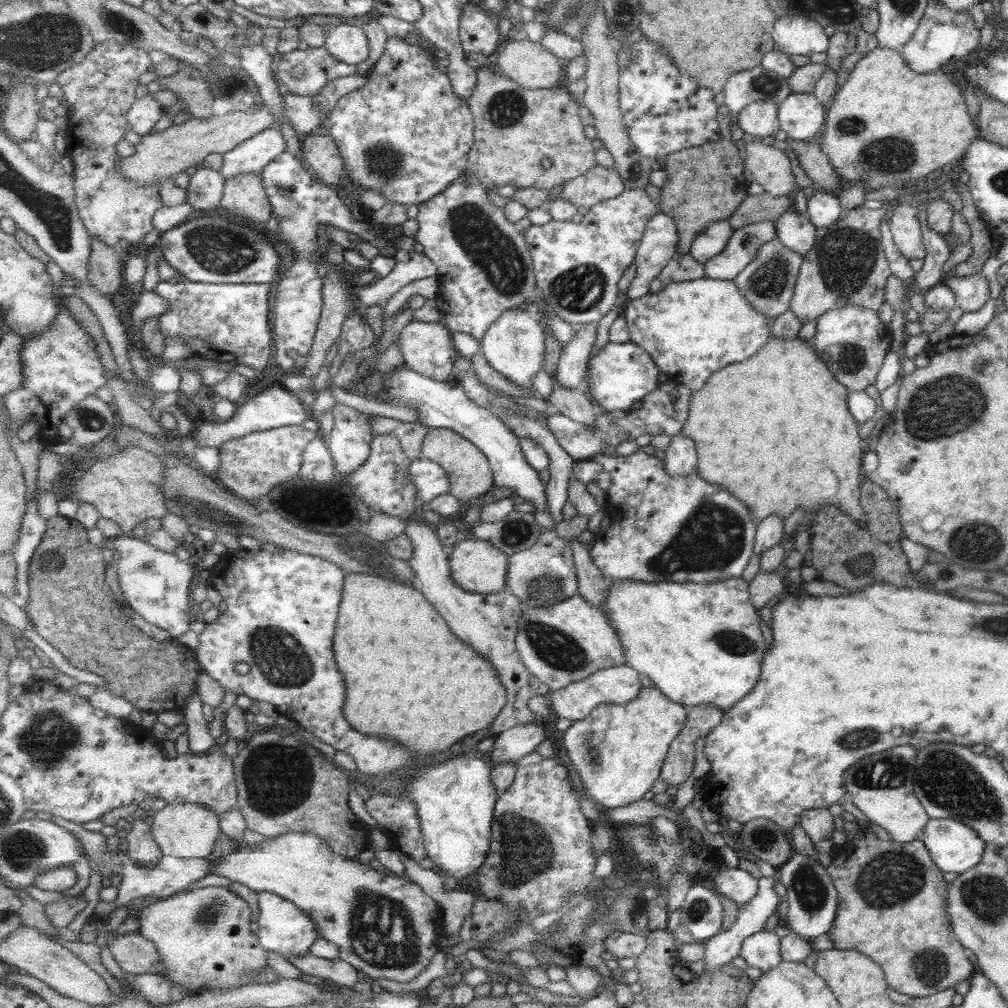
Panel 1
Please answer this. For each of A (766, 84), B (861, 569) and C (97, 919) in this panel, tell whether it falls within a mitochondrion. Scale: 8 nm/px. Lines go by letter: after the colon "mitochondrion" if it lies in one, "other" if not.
A: mitochondrion
B: mitochondrion
C: other

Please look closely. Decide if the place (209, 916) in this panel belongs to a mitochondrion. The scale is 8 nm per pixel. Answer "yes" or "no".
yes

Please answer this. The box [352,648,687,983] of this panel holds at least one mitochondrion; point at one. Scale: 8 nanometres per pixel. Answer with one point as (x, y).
(524, 851)

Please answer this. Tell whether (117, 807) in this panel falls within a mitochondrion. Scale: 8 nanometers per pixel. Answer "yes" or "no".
no

